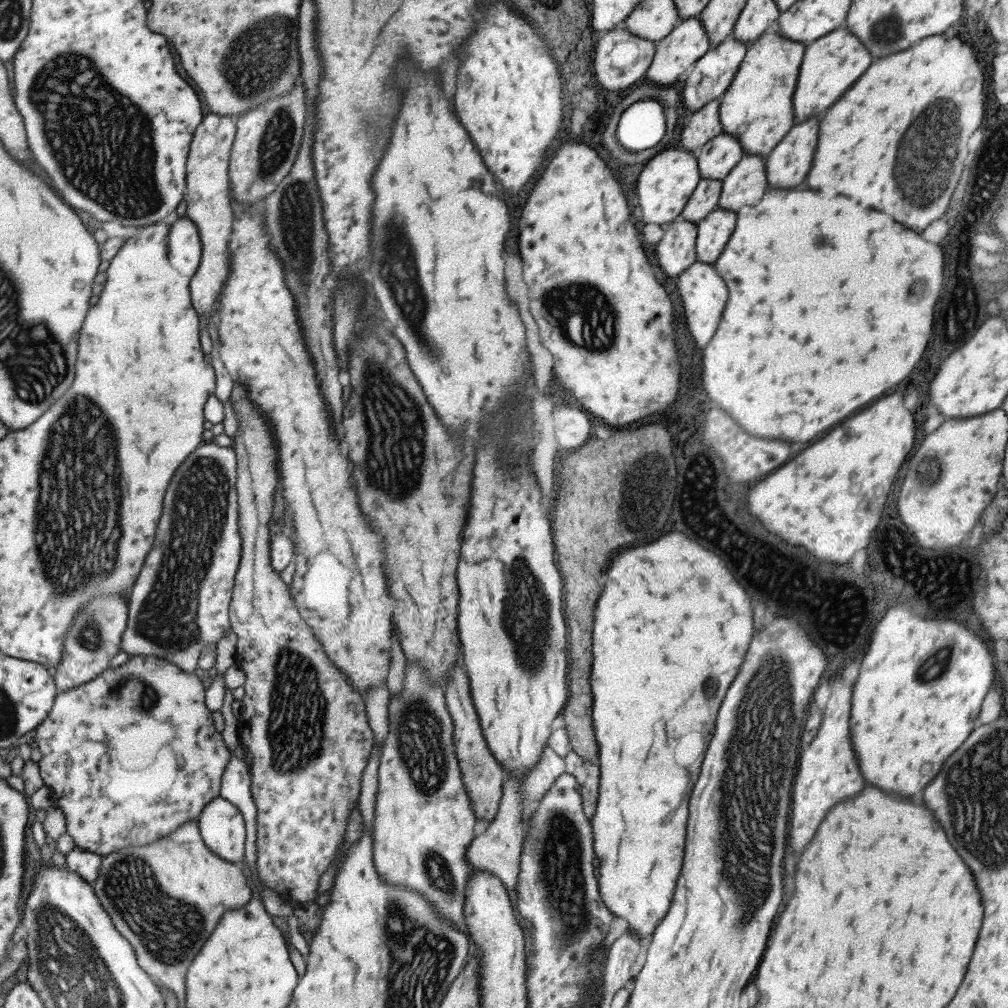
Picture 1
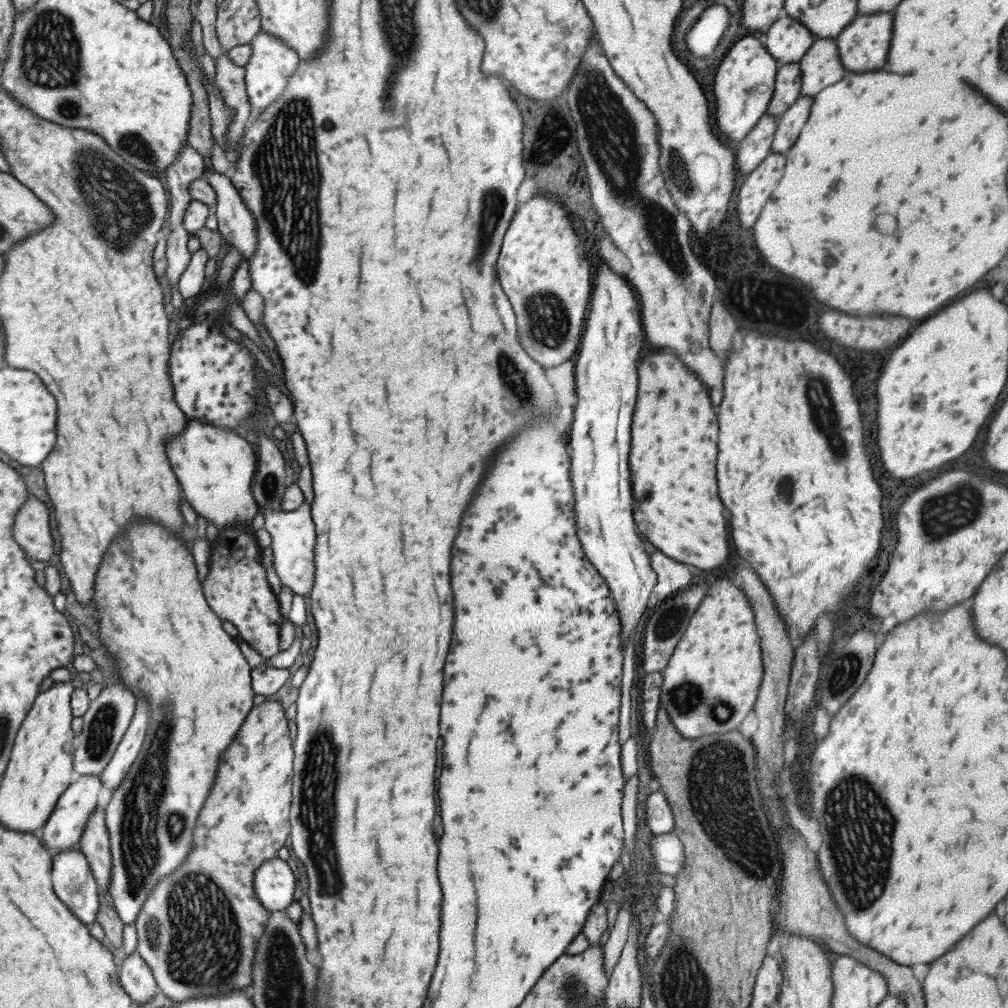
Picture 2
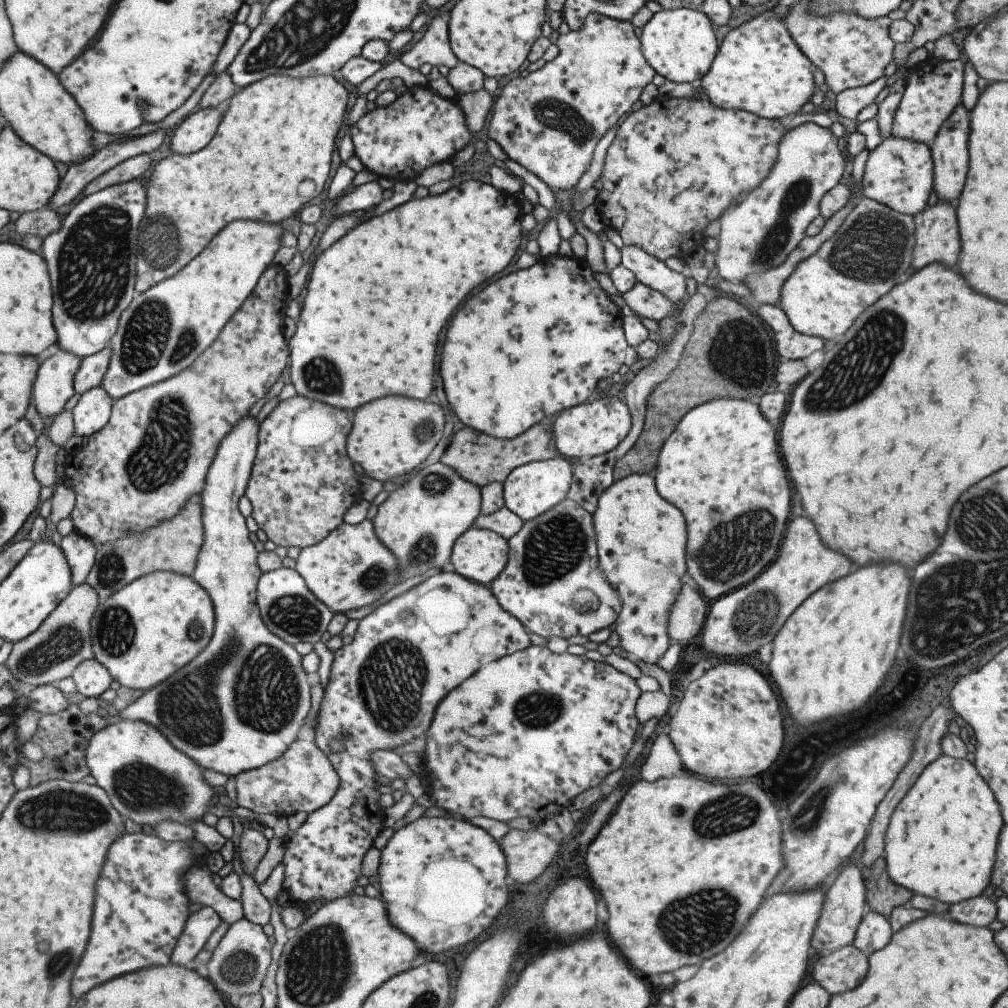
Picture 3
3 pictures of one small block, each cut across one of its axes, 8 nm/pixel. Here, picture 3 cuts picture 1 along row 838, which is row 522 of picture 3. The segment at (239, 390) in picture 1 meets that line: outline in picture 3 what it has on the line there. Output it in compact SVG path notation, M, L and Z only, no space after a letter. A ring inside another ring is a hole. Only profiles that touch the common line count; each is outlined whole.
M301 395L280 401L259 424L256 455L244 495L252 506L250 517L277 547L317 544L342 522L347 508L360 499L359 477L346 455L345 439L351 425L350 413Z

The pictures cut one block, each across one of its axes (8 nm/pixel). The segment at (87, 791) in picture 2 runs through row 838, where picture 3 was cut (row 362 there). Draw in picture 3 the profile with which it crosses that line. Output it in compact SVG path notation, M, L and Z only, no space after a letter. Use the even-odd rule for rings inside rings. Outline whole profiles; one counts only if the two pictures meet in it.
M58 349L38 364L30 396L41 418L60 413L67 399L74 394L72 382L80 360L74 354Z

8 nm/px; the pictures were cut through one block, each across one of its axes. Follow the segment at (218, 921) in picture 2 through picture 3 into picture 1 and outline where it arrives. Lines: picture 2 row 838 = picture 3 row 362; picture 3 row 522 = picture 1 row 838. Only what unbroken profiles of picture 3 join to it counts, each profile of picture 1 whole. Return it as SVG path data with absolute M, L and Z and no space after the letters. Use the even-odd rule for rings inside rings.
M137 655L125 664L108 666L95 680L80 684L63 692L57 692L52 702L50 712L37 724L35 730L35 744L41 756L37 763L38 774L45 787L55 794L56 807L63 813L66 833L71 836L74 847L93 854L109 855L117 850L153 844L154 840L172 833L180 824L188 820L195 821L201 809L211 799L219 794L221 788L221 774L231 755L223 744L221 734L214 728L209 709L204 703L204 689L201 685L203 677L198 672L183 672L180 667L168 660L151 655Z

